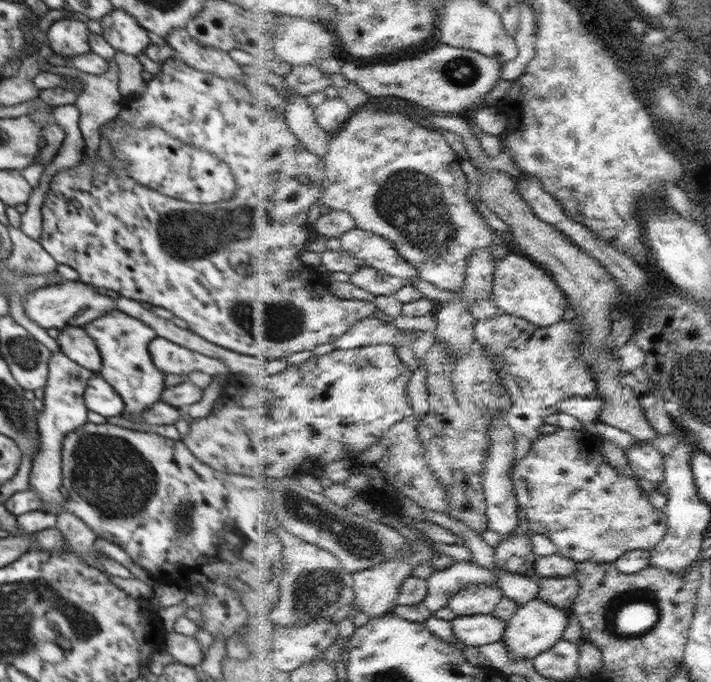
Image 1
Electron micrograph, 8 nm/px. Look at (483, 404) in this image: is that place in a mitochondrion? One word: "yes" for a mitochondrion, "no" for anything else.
yes

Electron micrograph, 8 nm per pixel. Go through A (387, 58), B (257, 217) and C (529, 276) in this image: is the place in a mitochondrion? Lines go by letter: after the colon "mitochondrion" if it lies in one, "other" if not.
A: other
B: mitochondrion
C: other

